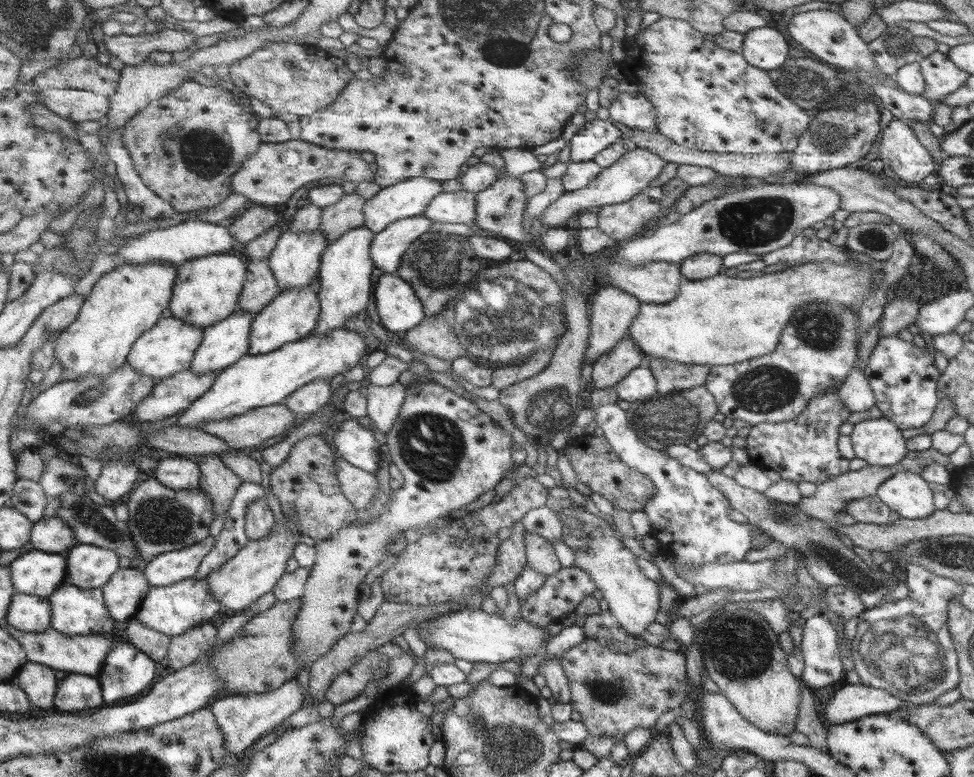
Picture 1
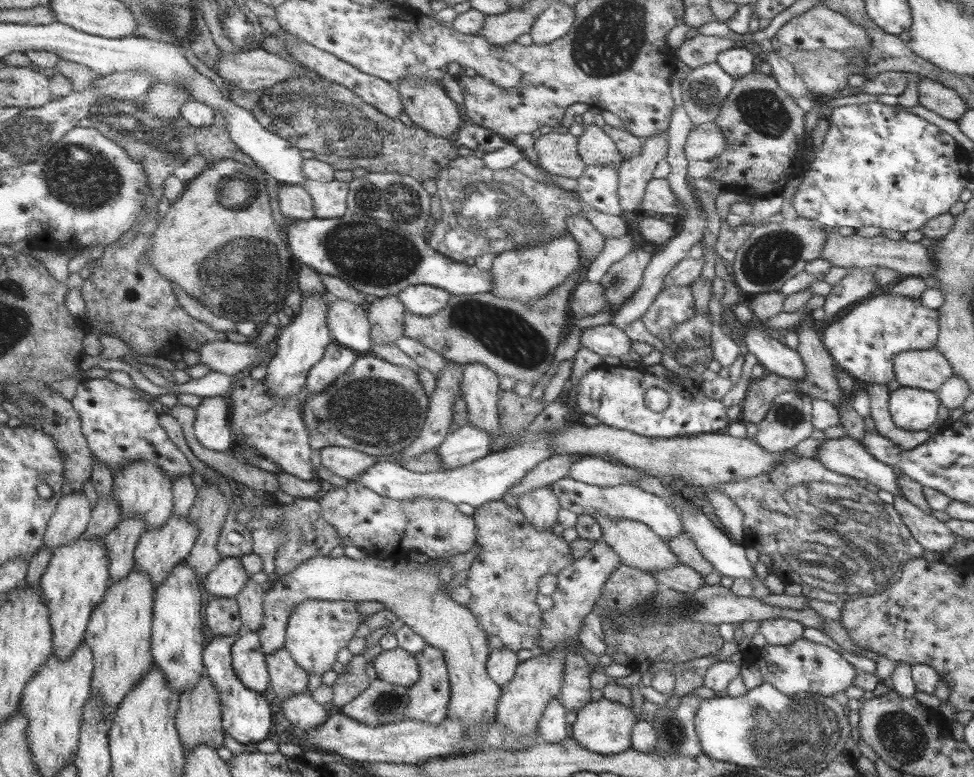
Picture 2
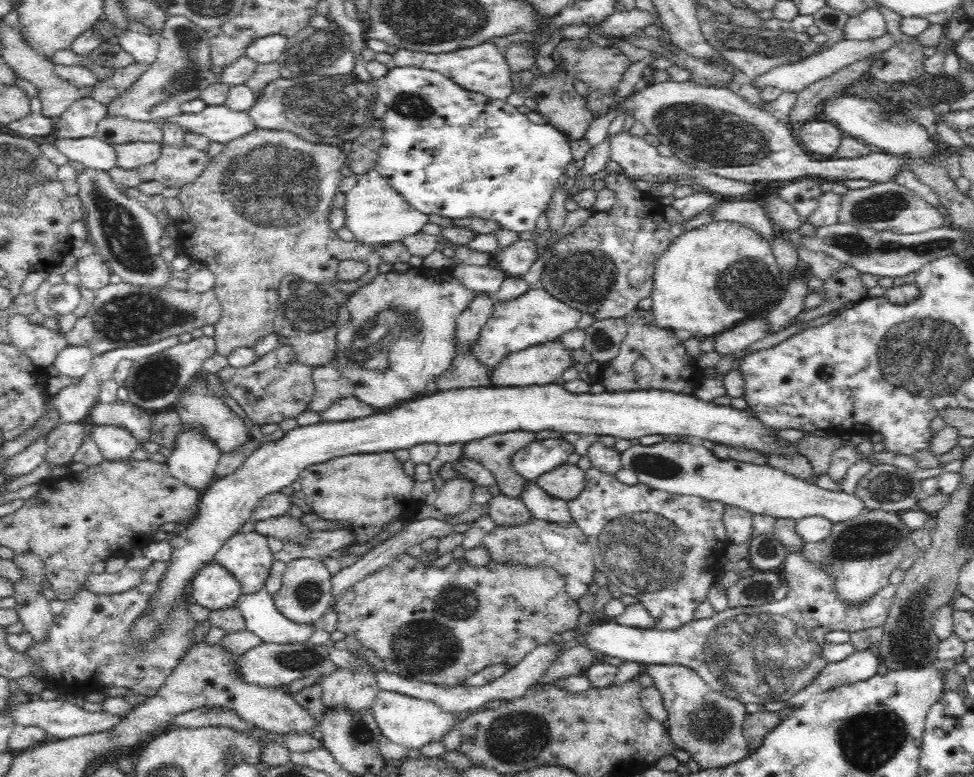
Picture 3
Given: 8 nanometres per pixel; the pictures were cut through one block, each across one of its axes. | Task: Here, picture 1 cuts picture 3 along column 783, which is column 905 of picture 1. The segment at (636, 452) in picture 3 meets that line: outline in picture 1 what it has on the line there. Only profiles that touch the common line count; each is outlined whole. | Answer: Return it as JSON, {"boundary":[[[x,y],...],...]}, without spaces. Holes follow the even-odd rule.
{"boundary":[[[906,469],[882,482],[876,496],[905,519],[926,518],[936,510],[927,479]]]}

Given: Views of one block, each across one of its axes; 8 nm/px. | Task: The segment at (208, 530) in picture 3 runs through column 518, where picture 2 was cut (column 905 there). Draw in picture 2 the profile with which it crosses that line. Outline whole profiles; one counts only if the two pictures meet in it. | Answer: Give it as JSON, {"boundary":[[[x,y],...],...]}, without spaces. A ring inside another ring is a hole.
{"boundary":[[[902,386],[892,391],[889,411],[893,423],[905,431],[932,429],[940,406],[936,395],[935,392]]]}

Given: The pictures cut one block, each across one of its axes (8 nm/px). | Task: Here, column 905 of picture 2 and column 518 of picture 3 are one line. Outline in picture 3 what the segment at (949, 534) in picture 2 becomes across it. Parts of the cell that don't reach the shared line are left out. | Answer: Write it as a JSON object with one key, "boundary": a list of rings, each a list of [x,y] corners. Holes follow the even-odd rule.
{"boundary":[[[502,492],[492,495],[487,503],[488,514],[498,526],[512,527],[513,524],[524,523],[533,516],[521,498],[508,497]]]}

